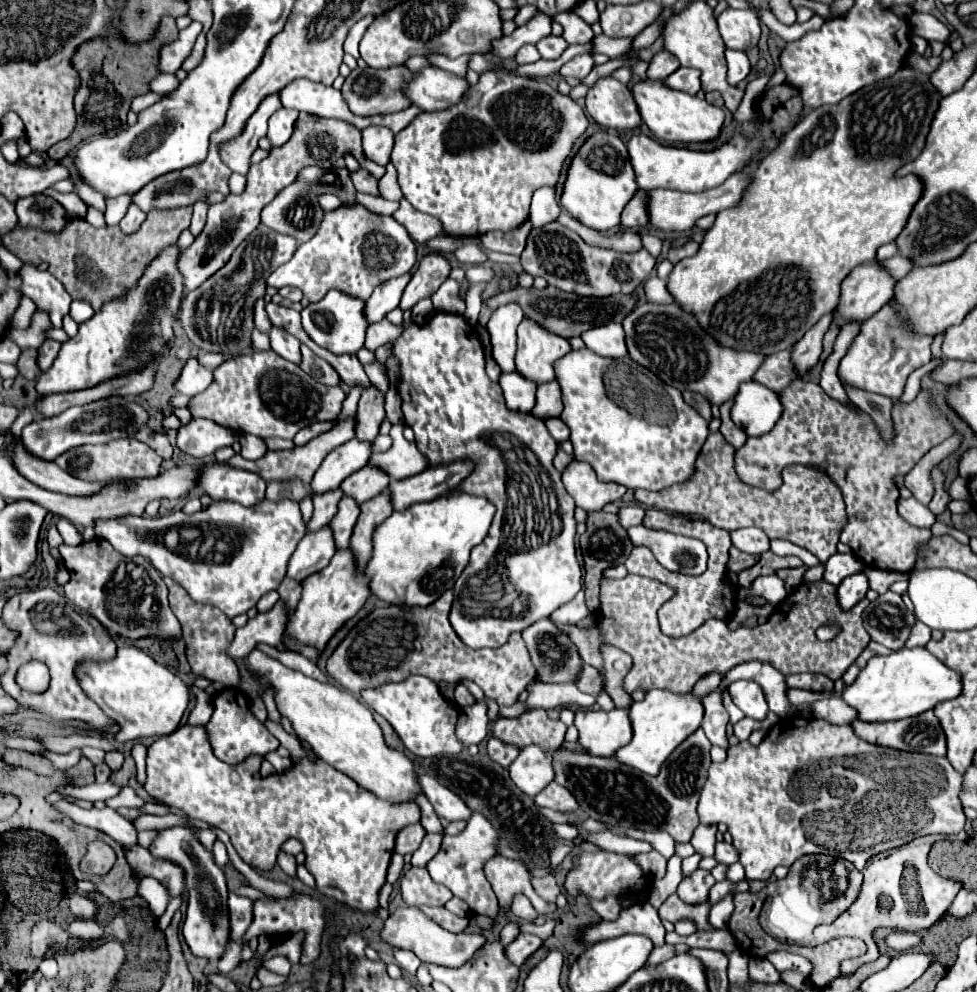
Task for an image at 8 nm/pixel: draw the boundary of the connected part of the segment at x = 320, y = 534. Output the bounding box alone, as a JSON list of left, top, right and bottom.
[286,526,334,582]

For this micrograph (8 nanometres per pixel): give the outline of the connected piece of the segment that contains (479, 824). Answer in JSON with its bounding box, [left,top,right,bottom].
[428,814,498,916]

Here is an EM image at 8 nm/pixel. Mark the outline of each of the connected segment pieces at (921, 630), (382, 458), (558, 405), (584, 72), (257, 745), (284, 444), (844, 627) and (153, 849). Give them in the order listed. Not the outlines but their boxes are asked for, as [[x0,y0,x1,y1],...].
[[906,622,930,648],[370,424,426,480],[532,382,562,418],[560,54,594,78],[206,688,280,764],[264,438,294,450],[560,574,870,694],[148,826,228,962]]

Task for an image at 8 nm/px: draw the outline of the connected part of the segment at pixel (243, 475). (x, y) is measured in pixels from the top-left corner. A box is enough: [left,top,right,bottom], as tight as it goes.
[198,462,266,506]

